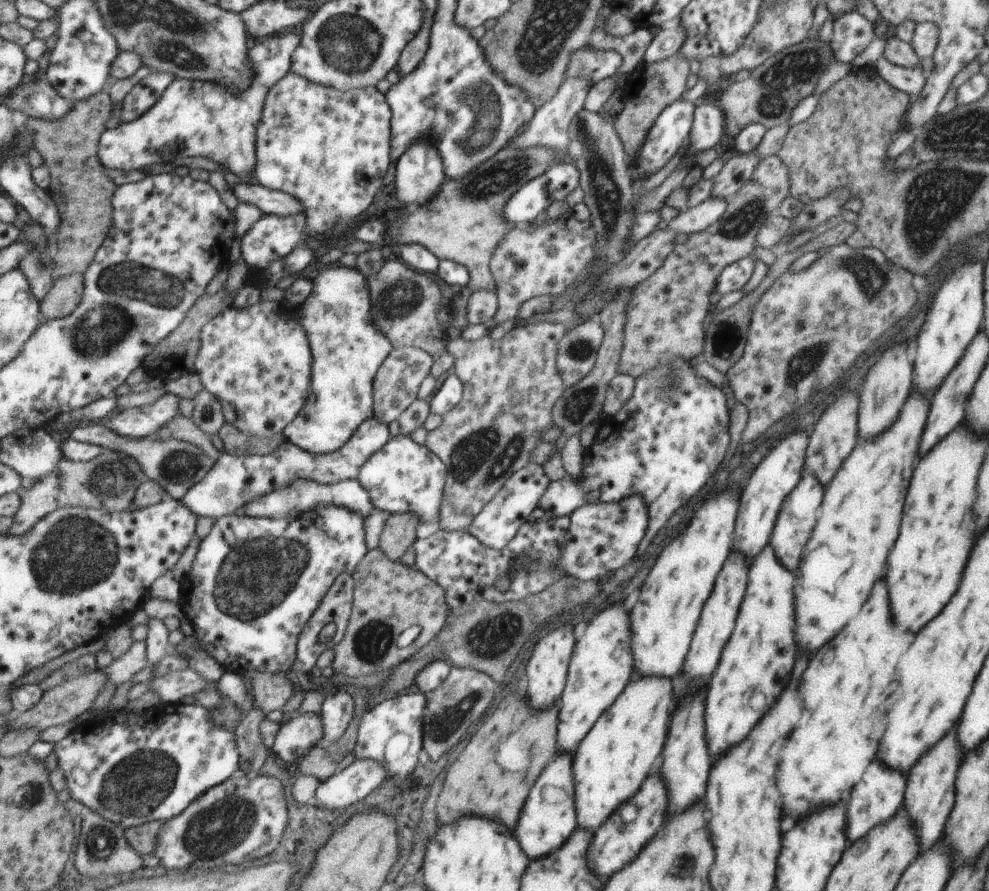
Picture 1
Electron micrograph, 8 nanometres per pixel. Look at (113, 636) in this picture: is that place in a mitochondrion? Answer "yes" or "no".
no

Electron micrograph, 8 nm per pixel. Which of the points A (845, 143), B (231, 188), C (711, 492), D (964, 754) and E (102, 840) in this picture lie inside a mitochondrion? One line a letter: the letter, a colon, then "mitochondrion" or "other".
A: other
B: other
C: other
D: other
E: mitochondrion

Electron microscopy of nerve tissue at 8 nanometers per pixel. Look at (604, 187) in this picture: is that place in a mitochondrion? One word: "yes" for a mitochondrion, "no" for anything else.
yes

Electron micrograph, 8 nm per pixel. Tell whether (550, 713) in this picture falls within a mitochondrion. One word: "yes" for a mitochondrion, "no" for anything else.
no

